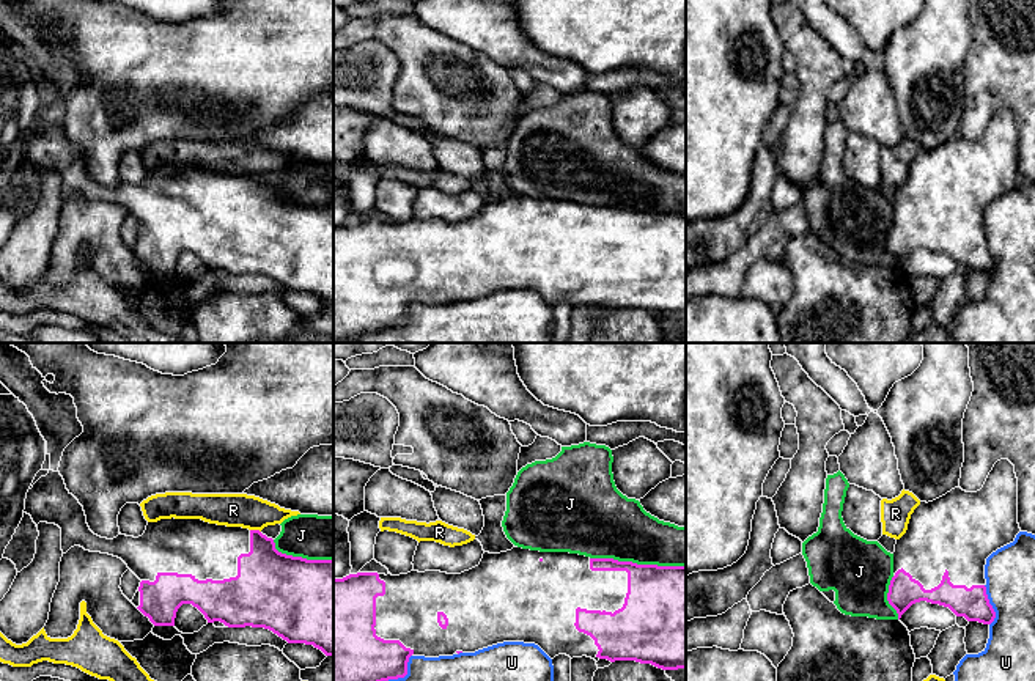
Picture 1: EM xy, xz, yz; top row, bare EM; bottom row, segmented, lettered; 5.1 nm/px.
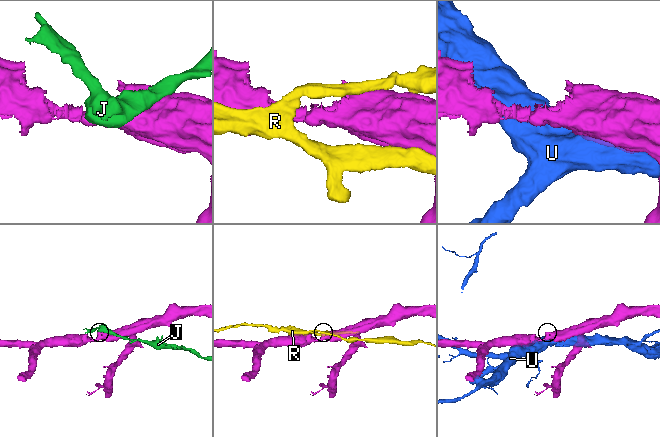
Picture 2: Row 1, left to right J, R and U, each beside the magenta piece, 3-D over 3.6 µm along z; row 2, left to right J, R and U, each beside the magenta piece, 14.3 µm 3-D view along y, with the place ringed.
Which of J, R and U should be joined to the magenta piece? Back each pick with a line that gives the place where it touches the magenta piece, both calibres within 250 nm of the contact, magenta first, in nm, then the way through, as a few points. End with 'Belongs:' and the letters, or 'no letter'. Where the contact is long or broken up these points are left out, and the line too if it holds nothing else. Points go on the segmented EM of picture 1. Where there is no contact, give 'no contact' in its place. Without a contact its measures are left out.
Belongs: no letter

